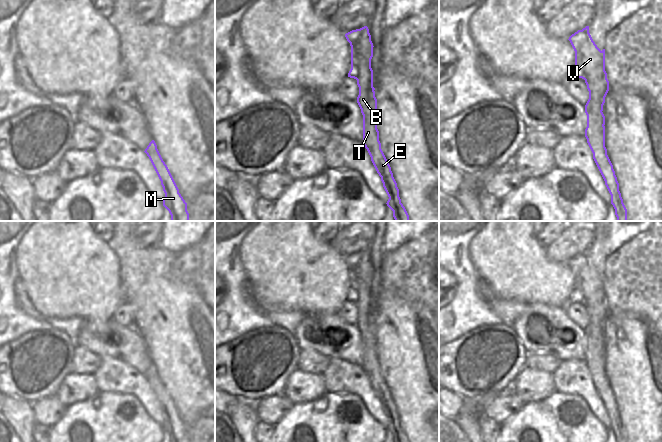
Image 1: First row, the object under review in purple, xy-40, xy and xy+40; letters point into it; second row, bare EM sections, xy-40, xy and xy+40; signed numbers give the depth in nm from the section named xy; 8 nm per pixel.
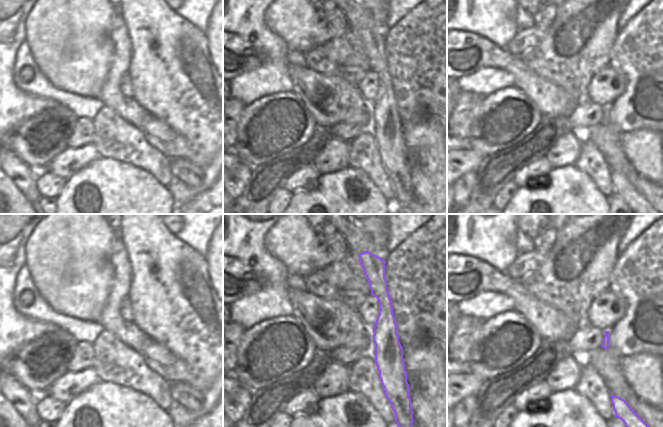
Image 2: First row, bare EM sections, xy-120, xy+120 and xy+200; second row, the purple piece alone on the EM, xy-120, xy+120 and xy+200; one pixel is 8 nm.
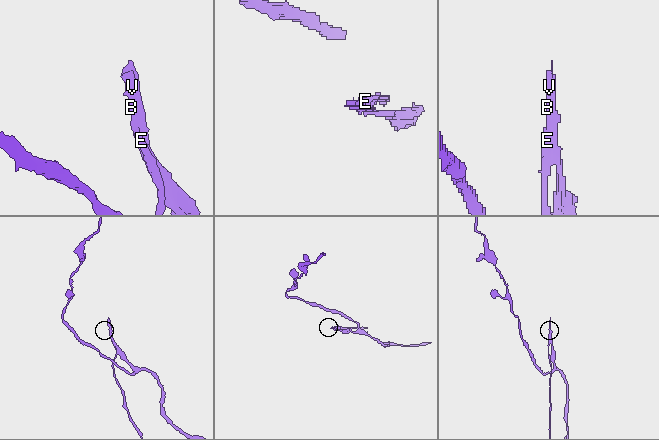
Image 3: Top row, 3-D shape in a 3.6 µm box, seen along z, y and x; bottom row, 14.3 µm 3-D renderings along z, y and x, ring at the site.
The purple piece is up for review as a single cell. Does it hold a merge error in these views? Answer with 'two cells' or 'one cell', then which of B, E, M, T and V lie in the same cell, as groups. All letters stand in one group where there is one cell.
two cells; B E M T / V

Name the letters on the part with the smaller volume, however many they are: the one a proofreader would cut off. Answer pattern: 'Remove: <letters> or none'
Remove: B, E, M, T.

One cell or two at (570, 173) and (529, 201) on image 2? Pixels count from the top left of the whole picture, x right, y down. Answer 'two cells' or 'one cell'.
one cell

